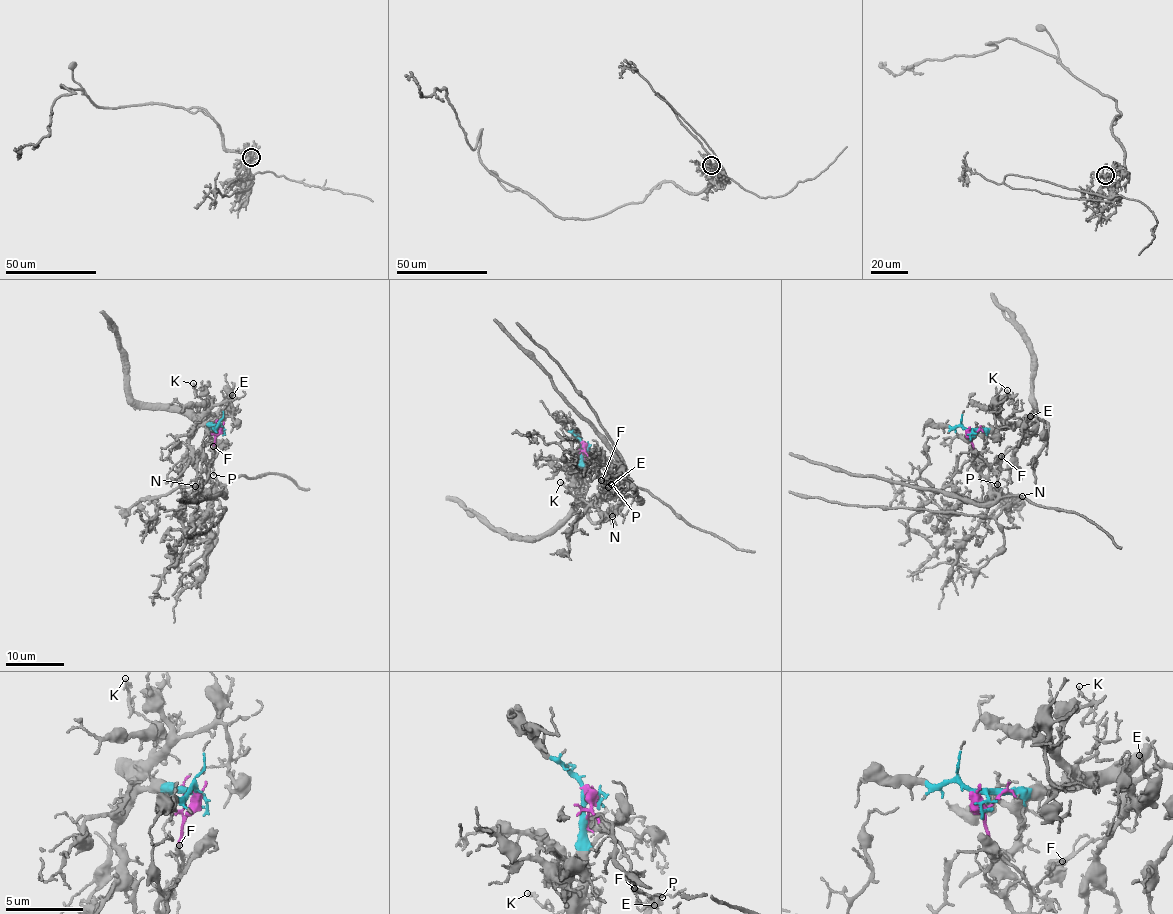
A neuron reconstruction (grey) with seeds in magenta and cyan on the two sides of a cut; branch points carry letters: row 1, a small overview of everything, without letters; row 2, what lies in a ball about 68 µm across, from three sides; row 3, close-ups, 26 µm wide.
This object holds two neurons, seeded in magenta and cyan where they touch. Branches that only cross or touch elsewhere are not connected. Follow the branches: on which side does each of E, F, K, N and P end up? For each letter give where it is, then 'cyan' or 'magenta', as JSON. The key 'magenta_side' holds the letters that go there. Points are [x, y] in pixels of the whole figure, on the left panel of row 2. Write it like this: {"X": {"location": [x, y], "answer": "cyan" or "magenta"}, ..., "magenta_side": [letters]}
{"E": {"location": [232, 395], "answer": "cyan"}, "F": {"location": [213, 446], "answer": "magenta"}, "K": {"location": [193, 383], "answer": "cyan"}, "N": {"location": [195, 486], "answer": "magenta"}, "P": {"location": [213, 475], "answer": "magenta"}, "magenta_side": ["F", "N", "P"]}

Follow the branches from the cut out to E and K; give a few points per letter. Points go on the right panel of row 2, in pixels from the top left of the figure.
E: (968, 431), (1021, 427), (1023, 435), (1028, 437), (1032, 427), (1030, 415)
K: (968, 431), (996, 429), (1013, 415), (1012, 395), (1007, 389)

